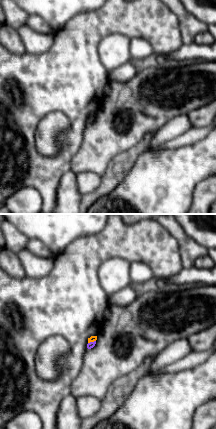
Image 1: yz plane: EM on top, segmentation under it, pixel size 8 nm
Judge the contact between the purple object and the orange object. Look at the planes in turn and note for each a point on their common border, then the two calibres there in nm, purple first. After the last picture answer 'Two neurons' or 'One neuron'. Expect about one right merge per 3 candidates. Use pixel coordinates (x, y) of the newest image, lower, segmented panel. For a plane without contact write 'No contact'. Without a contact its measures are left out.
Touches purple at (91, 342). Thickness 50 nm (purple) against 50 nm

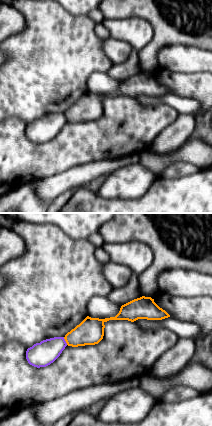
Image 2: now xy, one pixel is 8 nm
Touches purple at (65, 341). Thickness 200 nm (purple) against 220 nm

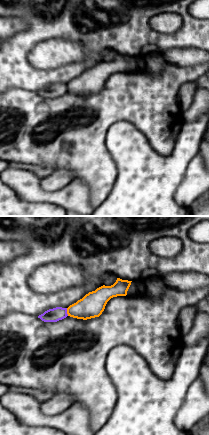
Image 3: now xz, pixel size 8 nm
Touches purple at (66, 312). Thickness 110 nm (purple) against 200 nm

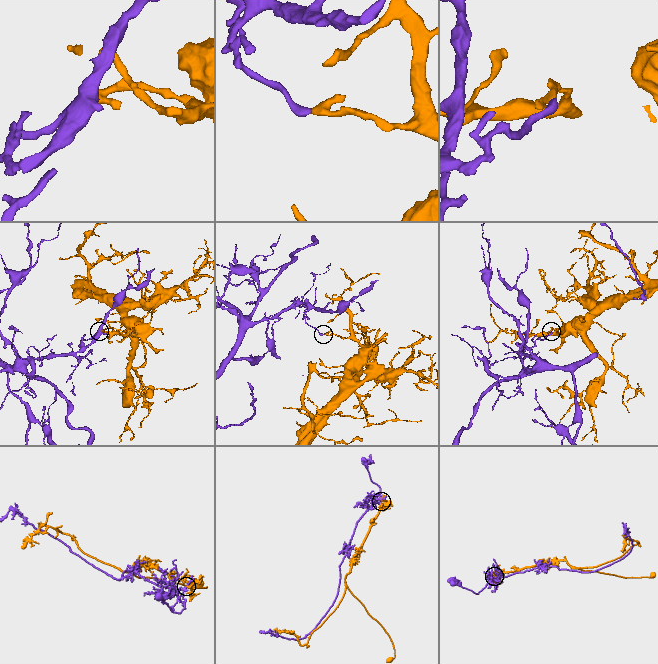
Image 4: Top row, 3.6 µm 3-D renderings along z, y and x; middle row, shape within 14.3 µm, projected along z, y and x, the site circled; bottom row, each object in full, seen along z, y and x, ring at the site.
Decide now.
Two neurons

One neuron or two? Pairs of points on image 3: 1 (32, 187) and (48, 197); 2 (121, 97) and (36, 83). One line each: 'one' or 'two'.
1: one
2: two

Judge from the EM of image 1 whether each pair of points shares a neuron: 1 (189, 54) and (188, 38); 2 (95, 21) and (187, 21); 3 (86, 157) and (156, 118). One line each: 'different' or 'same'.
1: different
2: different
3: same

